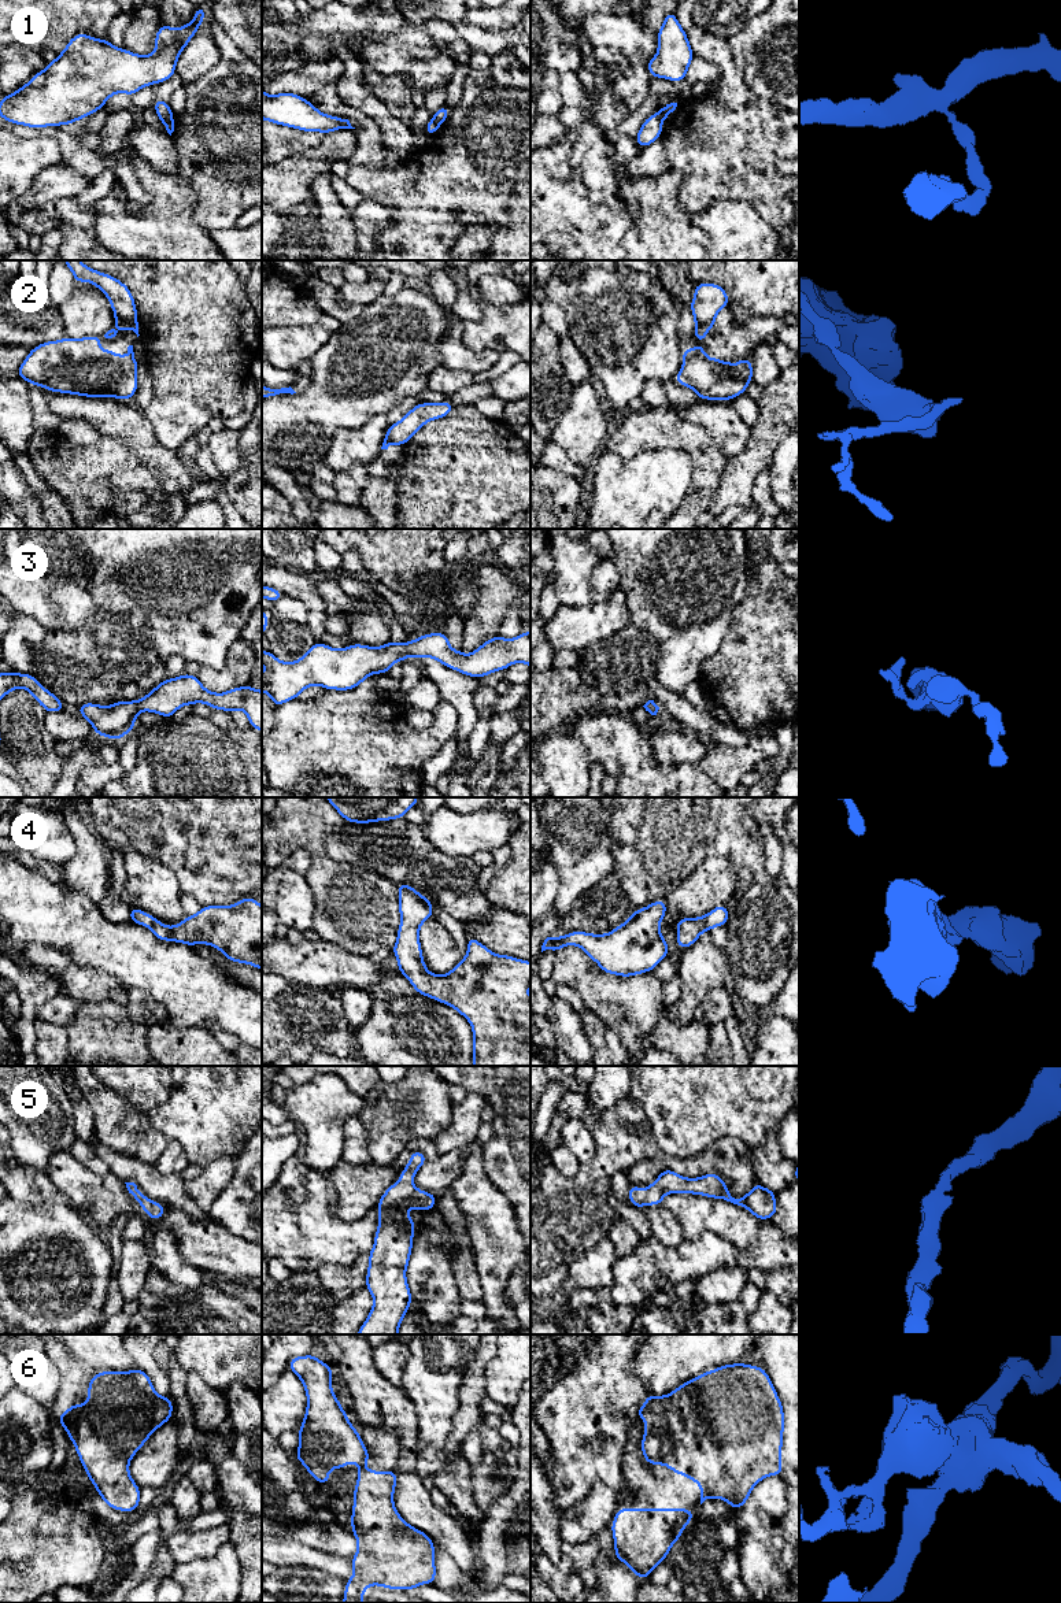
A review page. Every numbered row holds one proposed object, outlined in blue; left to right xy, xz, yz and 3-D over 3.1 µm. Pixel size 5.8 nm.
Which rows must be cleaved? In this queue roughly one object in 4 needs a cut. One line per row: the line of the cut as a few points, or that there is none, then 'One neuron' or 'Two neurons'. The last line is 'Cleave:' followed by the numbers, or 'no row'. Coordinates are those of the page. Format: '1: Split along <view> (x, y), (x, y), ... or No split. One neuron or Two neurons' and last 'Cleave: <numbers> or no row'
1: Split along xy (173, 115), (163, 123). Two neurons
2: Split along xy (115, 314), (137, 330). Two neurons
3: No split. One neuron
4: No split. One neuron
5: No split. One neuron
6: No split. One neuron
Cleave: 1, 2

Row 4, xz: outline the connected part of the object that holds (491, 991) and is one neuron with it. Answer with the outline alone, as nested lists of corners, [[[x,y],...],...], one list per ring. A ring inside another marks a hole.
[[[408,884],[396,886],[402,921],[391,949],[400,974],[407,977],[417,993],[446,1003],[469,1021],[473,1030],[473,1066],[530,1066],[530,962],[498,955],[467,936],[466,956],[450,973],[430,974],[422,958],[419,928],[432,918],[435,904]]]

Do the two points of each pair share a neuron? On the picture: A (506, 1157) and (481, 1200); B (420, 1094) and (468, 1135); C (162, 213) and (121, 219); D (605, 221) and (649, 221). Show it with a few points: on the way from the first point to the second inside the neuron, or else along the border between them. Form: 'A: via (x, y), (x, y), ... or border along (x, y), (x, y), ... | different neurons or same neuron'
A: border along (483, 1150), (484, 1173), (511, 1206) | different neurons
B: border along (454, 1104), (450, 1113), (450, 1122), (432, 1140) | different neurons
C: via (152, 221), (130, 221) | same neuron
D: border along (624, 202), (635, 206), (638, 215), (621, 245) | different neurons

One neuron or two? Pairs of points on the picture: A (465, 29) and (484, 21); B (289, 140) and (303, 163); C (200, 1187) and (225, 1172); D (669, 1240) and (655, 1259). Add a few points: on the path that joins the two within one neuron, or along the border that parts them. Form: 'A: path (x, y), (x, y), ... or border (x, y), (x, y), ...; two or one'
A: border (465, 14), (465, 19), (473, 25), (501, 30); two
B: border (324, 134), (318, 144), (276, 162); two
C: path (206, 1187), (220, 1173); one
D: border (653, 1236), (668, 1247), (676, 1247), (684, 1239); two

